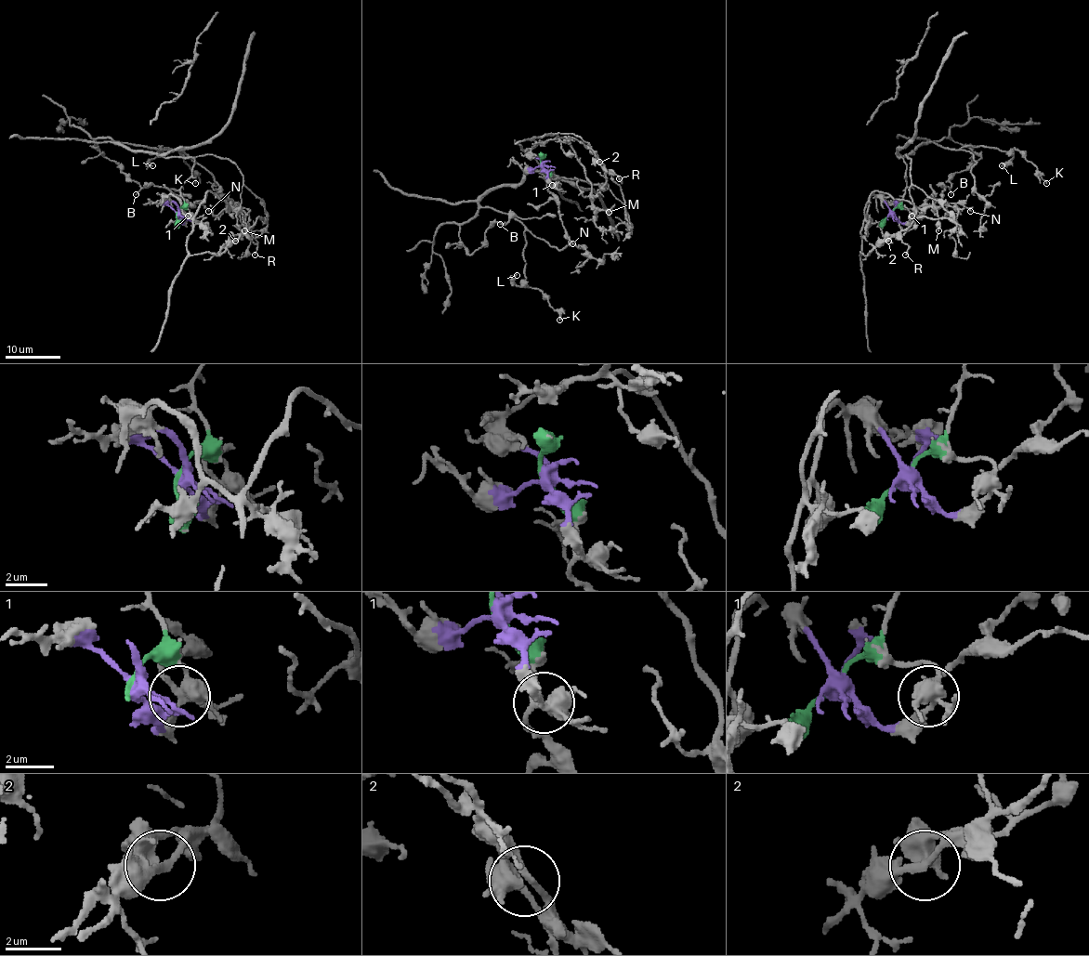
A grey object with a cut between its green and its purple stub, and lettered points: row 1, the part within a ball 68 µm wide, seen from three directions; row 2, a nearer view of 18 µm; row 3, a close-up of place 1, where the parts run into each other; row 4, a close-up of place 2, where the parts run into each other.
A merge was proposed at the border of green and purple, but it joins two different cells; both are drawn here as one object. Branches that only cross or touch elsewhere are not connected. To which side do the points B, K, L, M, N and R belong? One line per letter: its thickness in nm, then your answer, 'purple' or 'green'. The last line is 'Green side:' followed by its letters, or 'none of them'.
B: calibre 140 nm; green
K: calibre 140 nm; green
L: calibre 360 nm; green
M: calibre 190 nm; purple
N: calibre 110 nm; purple
R: calibre 130 nm; purple
Green side: B, K, L

